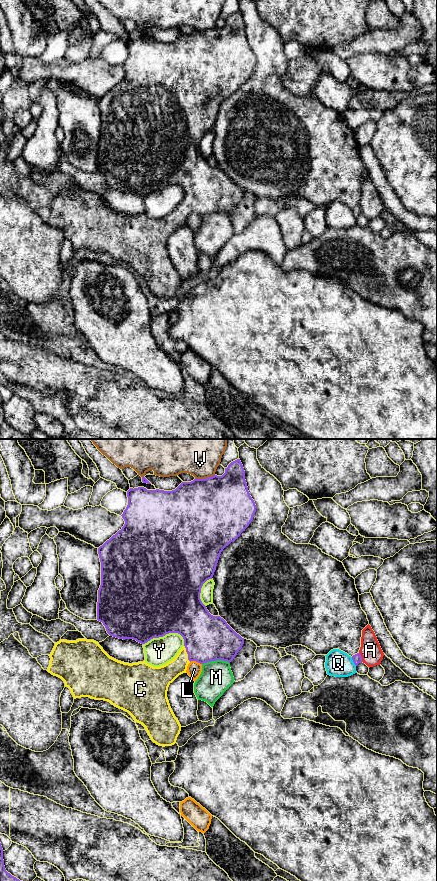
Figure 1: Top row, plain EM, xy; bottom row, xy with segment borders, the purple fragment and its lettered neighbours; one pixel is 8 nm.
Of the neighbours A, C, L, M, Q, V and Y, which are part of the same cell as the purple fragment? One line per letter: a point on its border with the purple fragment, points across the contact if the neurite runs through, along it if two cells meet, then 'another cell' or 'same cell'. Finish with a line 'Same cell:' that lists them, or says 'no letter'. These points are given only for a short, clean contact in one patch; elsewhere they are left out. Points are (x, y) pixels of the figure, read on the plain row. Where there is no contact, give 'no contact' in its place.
A: contact xy (361, 209); another cell
C: contact xy (187, 205); same cell
L: contact xy (196, 213); another cell
M: contact xy (215, 212); another cell
Q: contact xy (353, 213); another cell
V: contact xy (205, 30); another cell
Y: contact xy (163, 187); another cell
Same cell: C

